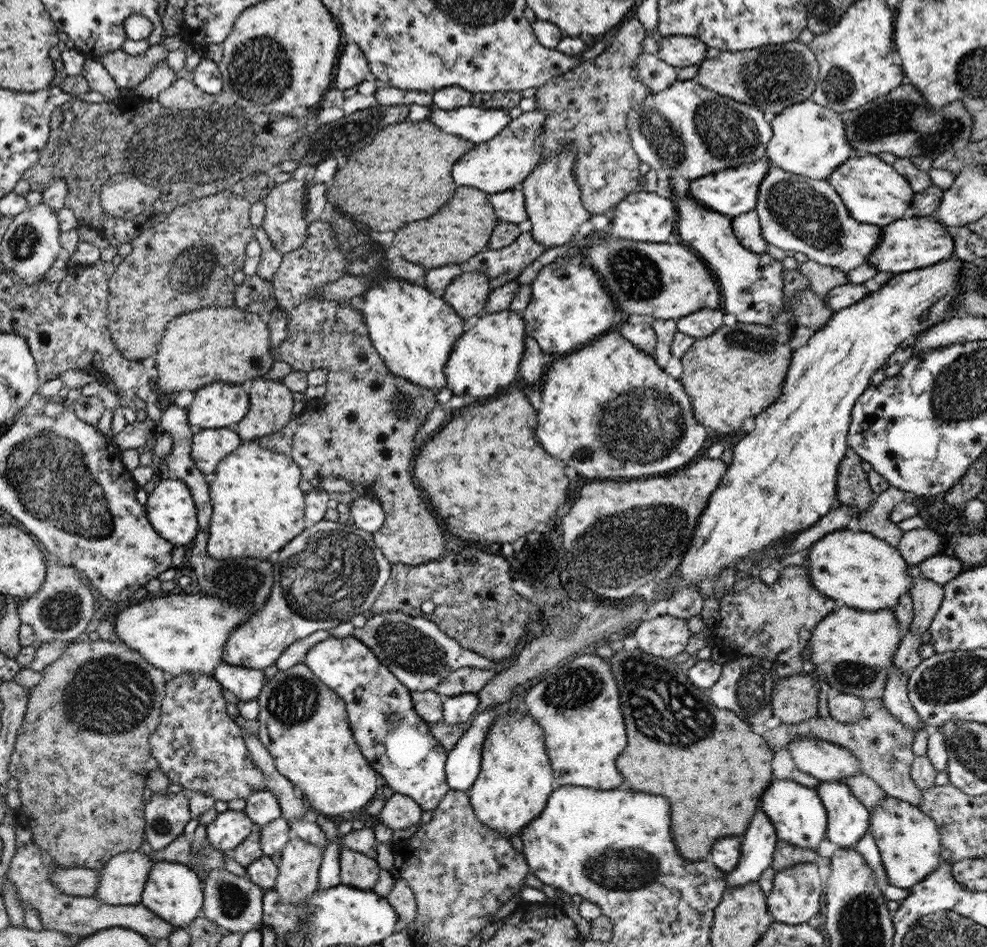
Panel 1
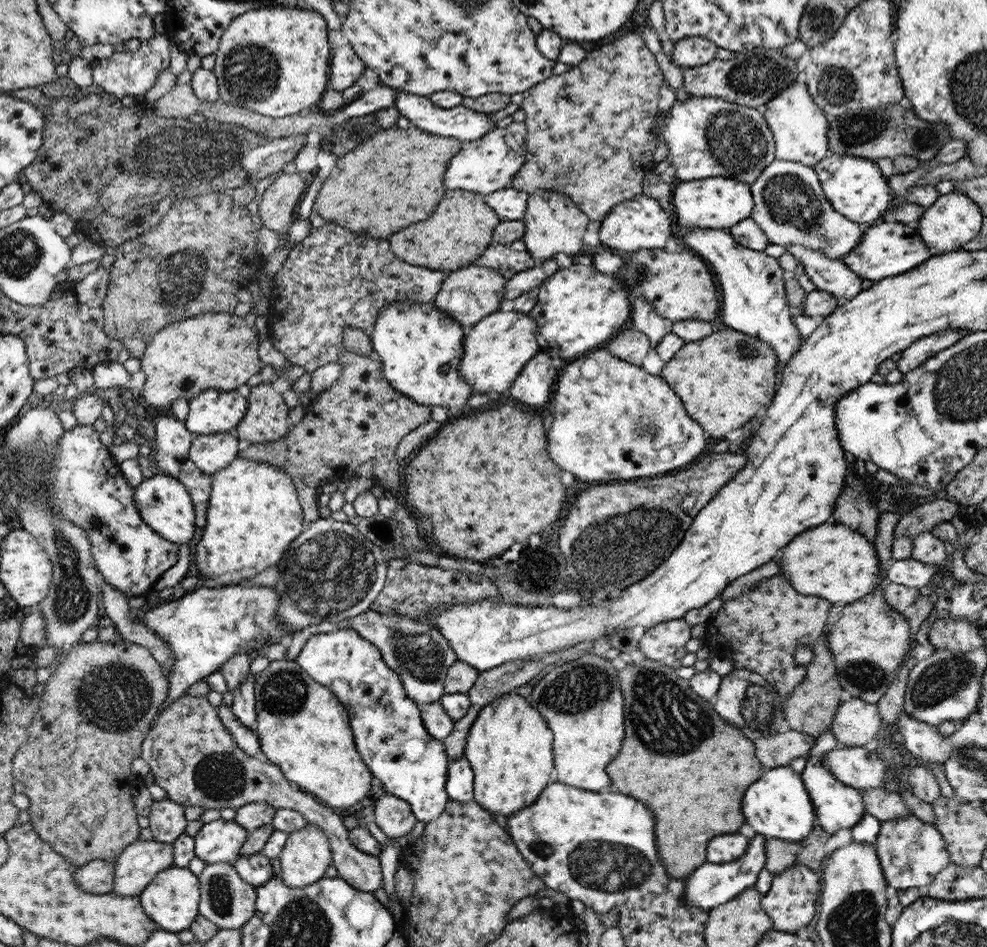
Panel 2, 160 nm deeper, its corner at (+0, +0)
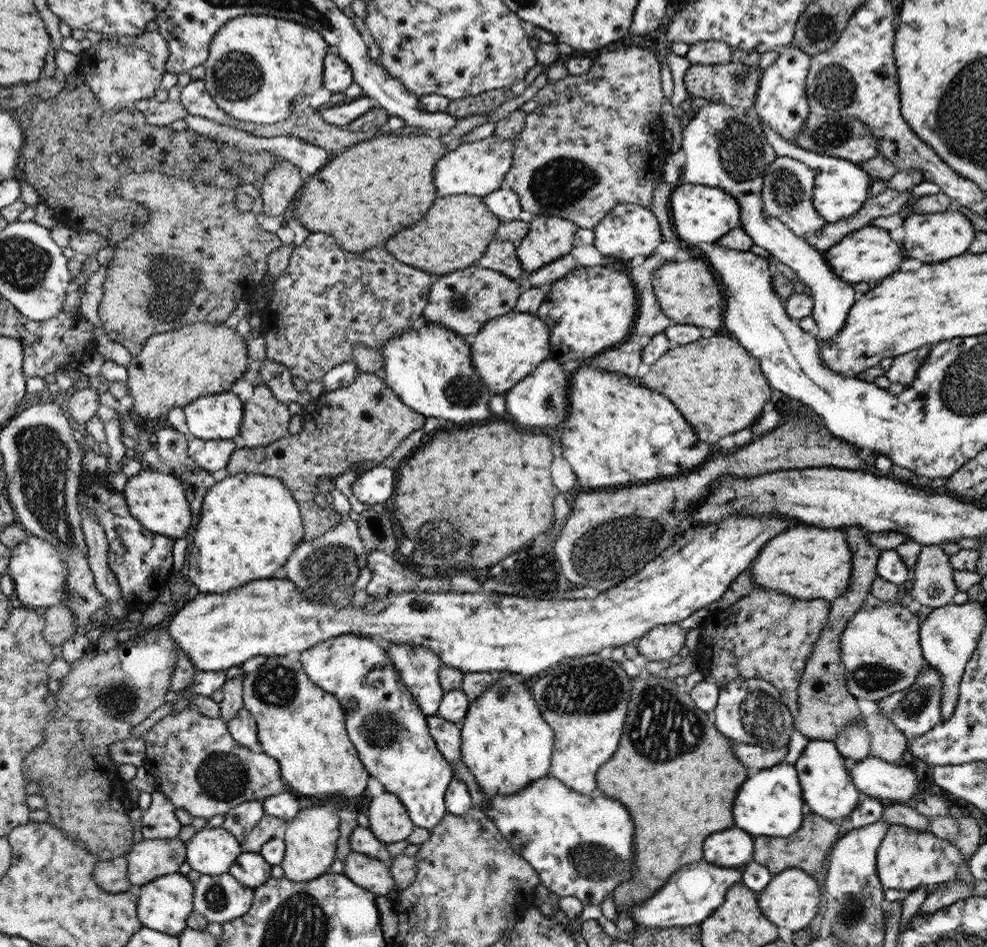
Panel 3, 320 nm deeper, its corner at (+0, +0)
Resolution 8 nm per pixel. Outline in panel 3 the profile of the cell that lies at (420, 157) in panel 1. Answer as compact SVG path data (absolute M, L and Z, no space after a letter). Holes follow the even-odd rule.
M404 132L391 134L381 133L373 138L368 138L366 141L356 143L352 148L350 147L344 152L335 153L324 168L321 168L314 176L311 176L307 184L304 185L300 198L297 198L296 206L293 206L293 210L290 211L290 216L298 214L298 220L310 233L322 232L324 234L334 235L336 241L342 247L346 247L348 251L367 254L370 252L370 248L374 248L378 244L382 246L382 242L386 242L392 234L400 232L402 228L408 228L412 222L420 220L430 210L430 206L432 206L432 202L436 198L436 188L434 188L434 182L432 182L434 178L432 176L435 174L434 170L436 170L438 162L448 152L446 146L447 144L442 143L441 137L432 137L429 134L405 134Z

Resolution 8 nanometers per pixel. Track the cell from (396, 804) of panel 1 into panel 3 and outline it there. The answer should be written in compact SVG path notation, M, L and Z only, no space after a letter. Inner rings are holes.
M384 793L372 798L368 806L369 829L380 842L390 845L406 841L414 830L407 808L394 794Z

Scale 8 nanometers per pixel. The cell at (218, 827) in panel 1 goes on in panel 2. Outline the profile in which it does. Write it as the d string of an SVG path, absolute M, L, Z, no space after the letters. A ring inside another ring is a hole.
M218 819L204 824L194 837L194 854L207 865L216 862L231 864L242 855L248 832L234 819Z

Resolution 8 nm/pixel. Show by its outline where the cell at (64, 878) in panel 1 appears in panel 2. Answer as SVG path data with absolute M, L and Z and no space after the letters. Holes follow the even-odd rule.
M100 859L86 862L77 867L74 877L84 891L108 897L115 885L115 863Z

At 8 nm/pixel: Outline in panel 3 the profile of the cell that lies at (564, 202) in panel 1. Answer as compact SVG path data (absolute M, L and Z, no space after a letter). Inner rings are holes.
M534 214L528 218L531 227L528 234L517 243L517 255L522 261L523 270L532 274L544 265L558 260L572 250L572 240L574 240L576 231L579 228L578 223L571 219L556 218L544 214Z

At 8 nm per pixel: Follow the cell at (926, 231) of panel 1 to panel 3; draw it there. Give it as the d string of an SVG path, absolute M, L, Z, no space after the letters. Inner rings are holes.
M868 225L844 235L836 244L823 251L823 254L825 254L825 261L829 262L829 267L836 276L839 276L842 281L856 284L877 281L894 274L904 258L902 249L903 245L900 247L893 241L888 230Z

